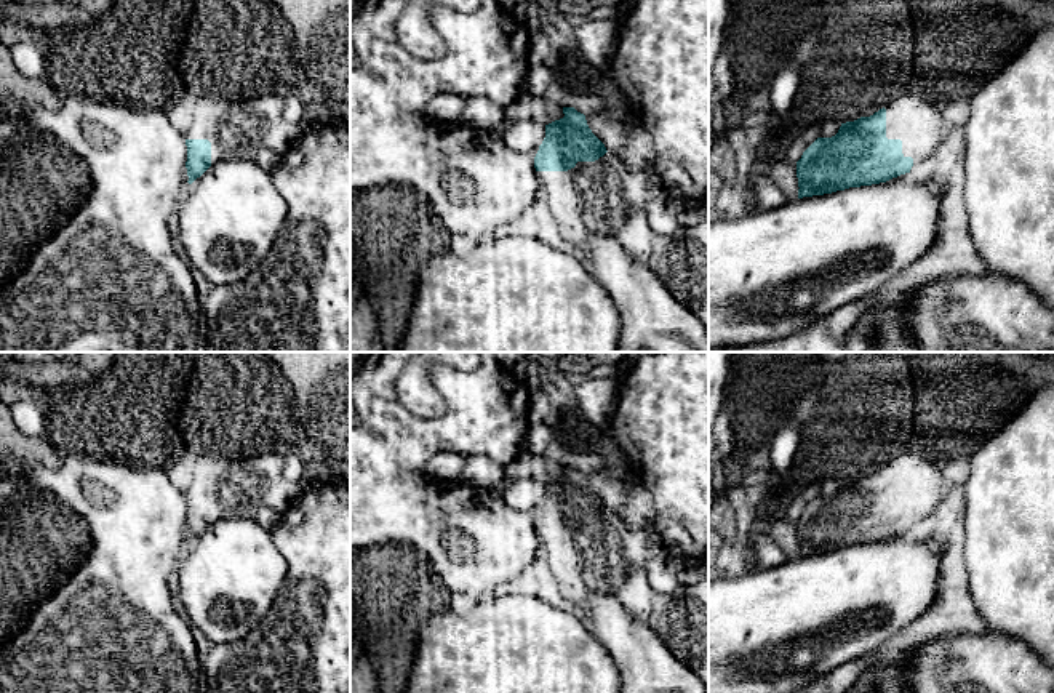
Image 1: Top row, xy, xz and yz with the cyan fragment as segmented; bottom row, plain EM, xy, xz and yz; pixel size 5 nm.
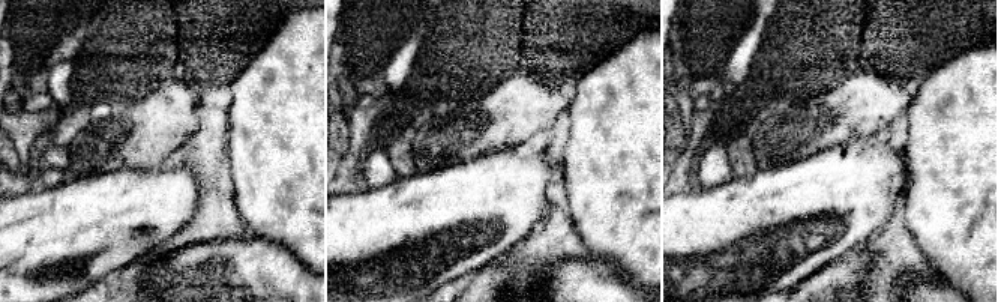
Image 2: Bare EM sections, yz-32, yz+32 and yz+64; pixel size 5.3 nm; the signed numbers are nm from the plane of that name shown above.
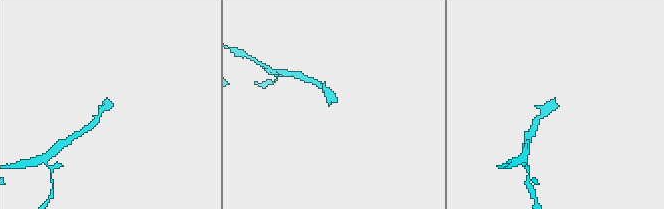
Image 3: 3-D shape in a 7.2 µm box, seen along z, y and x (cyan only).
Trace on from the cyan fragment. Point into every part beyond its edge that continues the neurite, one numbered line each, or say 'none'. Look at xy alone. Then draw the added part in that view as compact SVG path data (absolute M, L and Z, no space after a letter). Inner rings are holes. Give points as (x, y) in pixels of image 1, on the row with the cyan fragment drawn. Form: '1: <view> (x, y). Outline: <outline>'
1: xy (239, 120). Outline: M246 80L211 85L192 107L184 139L208 139L211 165L254 160L262 149L288 152L304 134L302 125L283 117L285 96L261 93Z

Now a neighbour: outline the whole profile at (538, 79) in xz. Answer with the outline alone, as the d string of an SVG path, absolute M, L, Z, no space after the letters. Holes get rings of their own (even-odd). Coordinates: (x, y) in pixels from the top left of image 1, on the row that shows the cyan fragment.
M552 64L529 67L523 83L523 91L534 98L542 98L550 85L552 70Z

